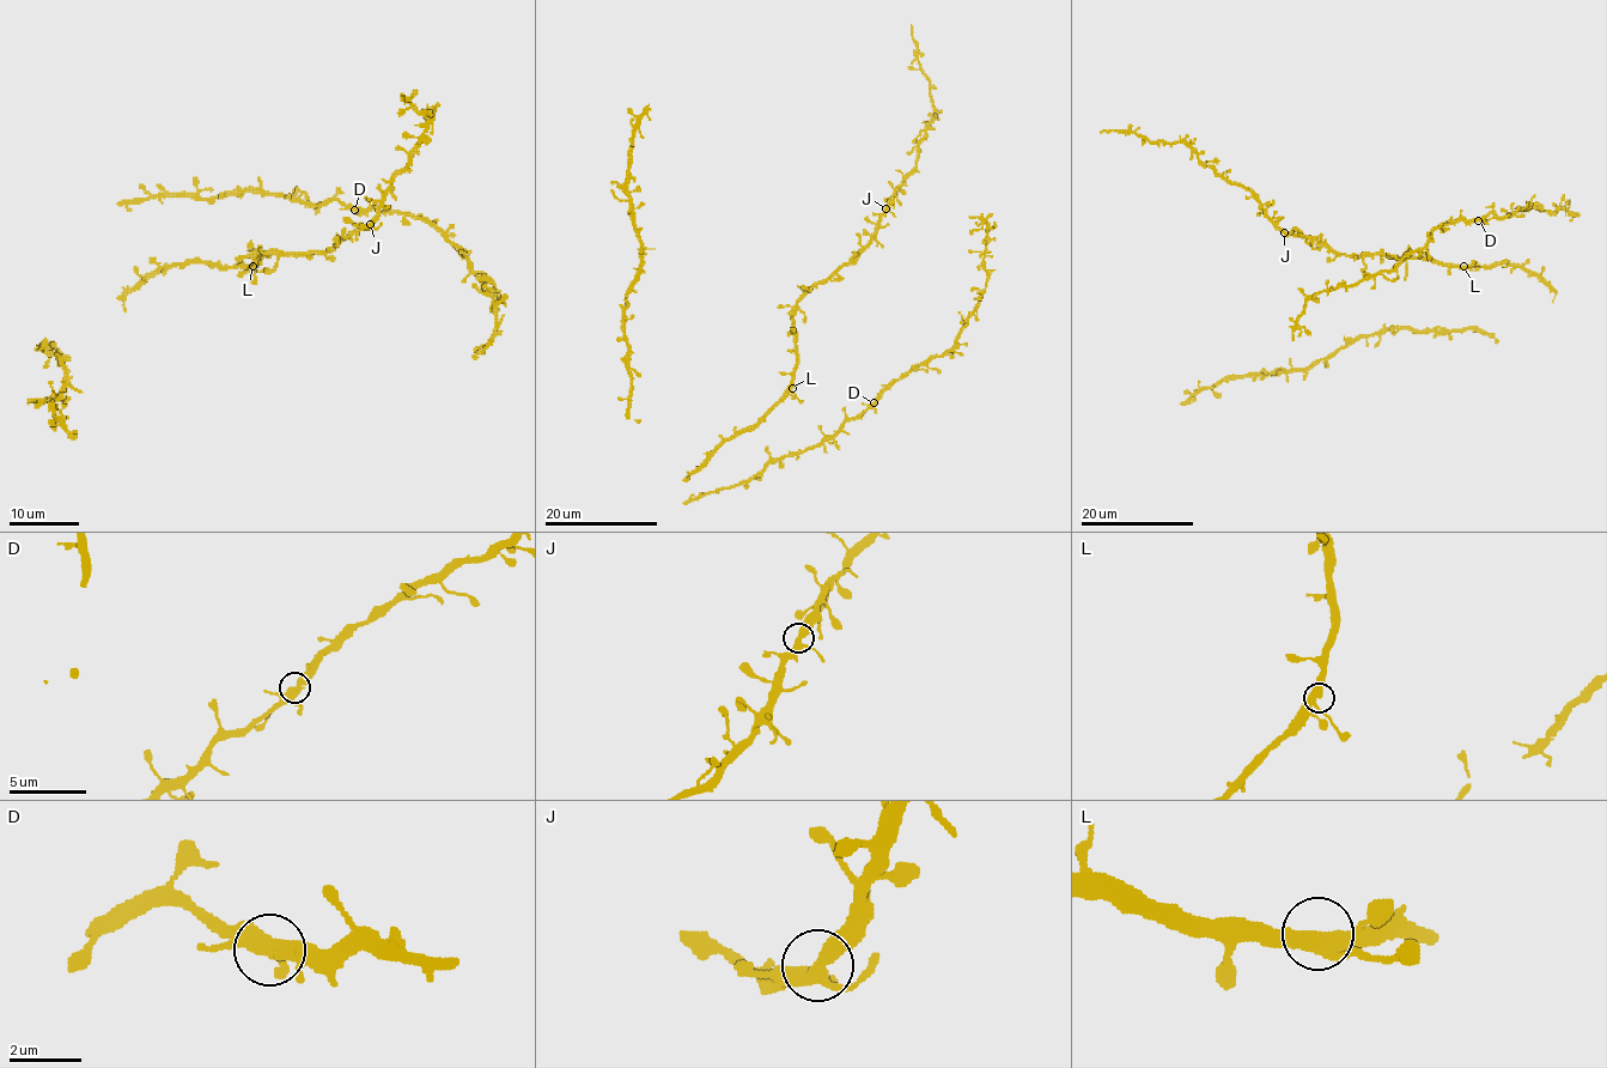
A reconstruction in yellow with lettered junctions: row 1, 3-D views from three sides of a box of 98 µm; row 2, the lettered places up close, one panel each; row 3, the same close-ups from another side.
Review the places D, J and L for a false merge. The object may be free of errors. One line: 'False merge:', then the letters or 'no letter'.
False merge: no letter

